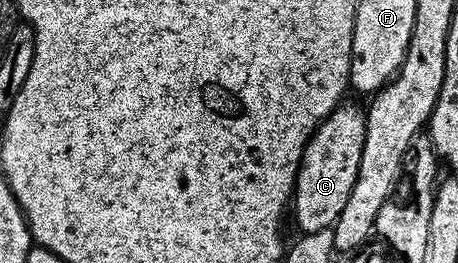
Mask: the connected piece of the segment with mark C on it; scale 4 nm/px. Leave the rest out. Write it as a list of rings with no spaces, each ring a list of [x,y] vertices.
[[[340,102],[320,121],[303,150],[293,192],[295,223],[300,232],[334,228],[341,209],[345,209],[345,201],[349,201],[349,193],[353,193],[357,169],[361,169],[361,149],[365,149],[367,117],[362,106],[354,107],[347,102]]]

